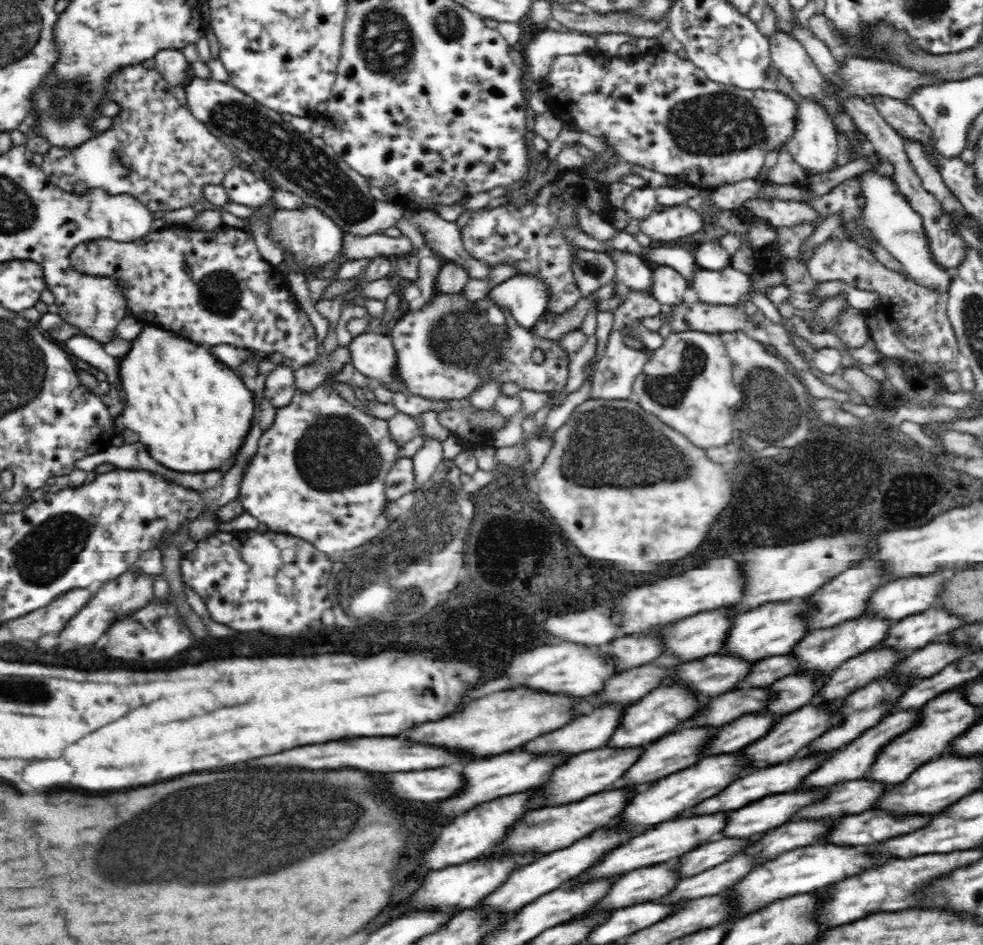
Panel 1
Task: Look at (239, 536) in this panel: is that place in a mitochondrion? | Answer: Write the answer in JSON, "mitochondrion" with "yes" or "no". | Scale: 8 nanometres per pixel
{"mitochondrion":"no"}

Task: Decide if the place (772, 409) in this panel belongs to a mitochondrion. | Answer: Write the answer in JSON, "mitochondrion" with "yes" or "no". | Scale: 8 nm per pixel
{"mitochondrion":"yes"}

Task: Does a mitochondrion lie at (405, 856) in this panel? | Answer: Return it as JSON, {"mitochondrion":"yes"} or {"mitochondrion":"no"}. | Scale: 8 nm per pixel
{"mitochondrion":"no"}

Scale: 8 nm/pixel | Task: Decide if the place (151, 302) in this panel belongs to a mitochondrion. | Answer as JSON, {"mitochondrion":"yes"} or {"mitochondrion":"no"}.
{"mitochondrion":"no"}

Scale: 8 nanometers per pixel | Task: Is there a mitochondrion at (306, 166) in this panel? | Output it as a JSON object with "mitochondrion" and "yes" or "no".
{"mitochondrion":"yes"}

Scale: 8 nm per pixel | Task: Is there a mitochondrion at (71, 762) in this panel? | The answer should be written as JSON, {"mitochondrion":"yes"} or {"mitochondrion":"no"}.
{"mitochondrion":"no"}

